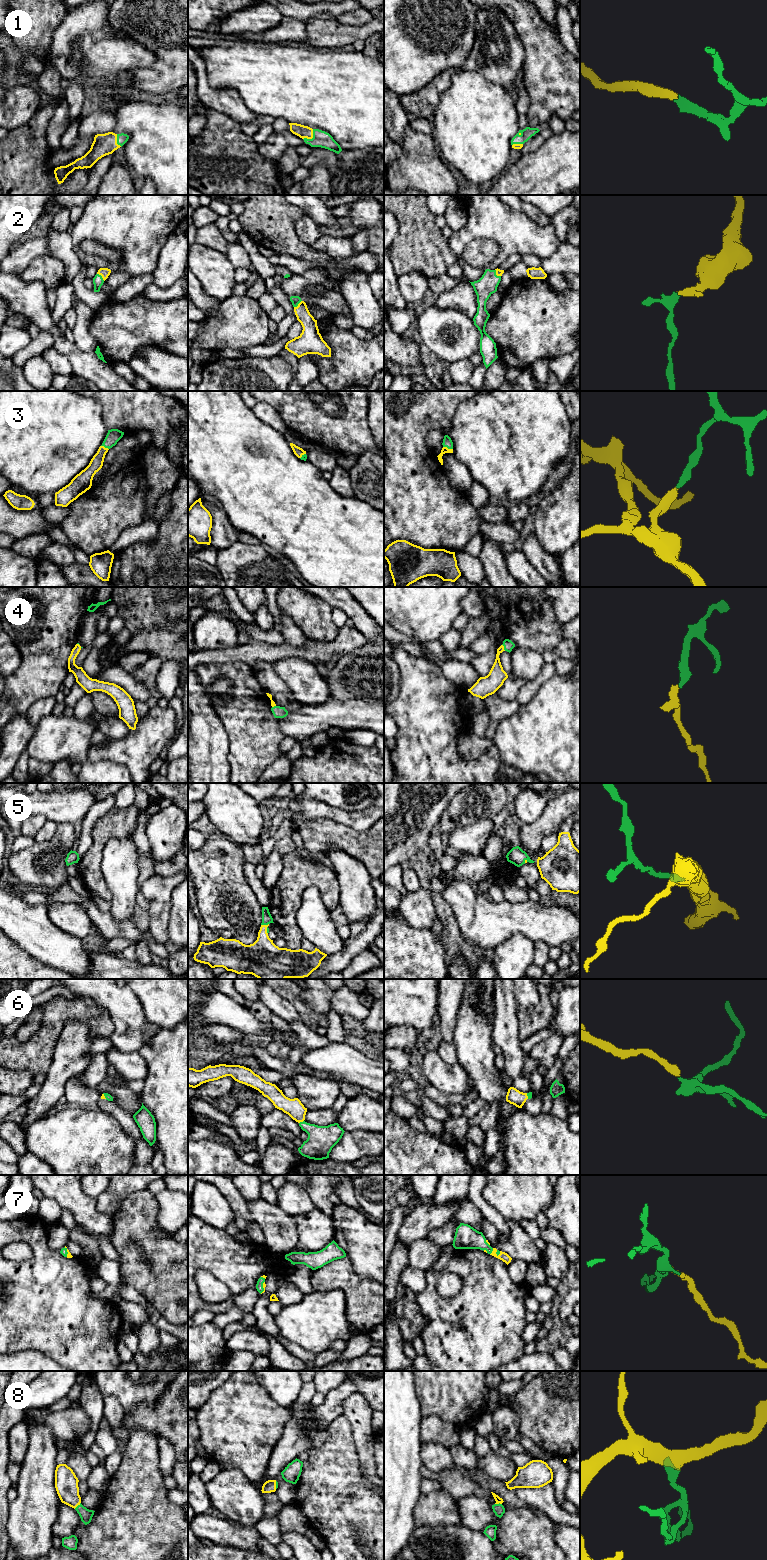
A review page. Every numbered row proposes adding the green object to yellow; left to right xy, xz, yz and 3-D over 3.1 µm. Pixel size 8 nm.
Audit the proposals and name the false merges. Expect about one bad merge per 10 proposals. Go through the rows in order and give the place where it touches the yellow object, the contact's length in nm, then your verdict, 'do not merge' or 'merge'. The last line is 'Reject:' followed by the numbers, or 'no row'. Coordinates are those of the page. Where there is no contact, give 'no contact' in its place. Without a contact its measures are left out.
1: contact xz (311, 138); length 120 nm; merge
2: contact xy (101, 275); length 90 nm; merge
3: contact yz (447, 448); length 80 nm; merge
4: contact yz (503, 647); length 60 nm; merge
5: contact xz (267, 926); length 90 nm; merge
6: contact xz (301, 1121); length 50 nm; merge
7: contact yz (492, 1251); length 60 nm; merge
8: contact xy (77, 1505); length 80 nm; merge
Reject: no row

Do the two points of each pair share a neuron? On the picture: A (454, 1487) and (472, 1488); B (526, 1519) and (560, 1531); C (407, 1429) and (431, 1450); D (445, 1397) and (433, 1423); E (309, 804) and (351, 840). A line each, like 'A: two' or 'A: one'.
A: one
B: two
C: two
D: two
E: two

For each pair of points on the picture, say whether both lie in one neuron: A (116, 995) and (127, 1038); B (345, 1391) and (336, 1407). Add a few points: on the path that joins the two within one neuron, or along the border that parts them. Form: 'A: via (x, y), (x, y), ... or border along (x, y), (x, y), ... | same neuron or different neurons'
A: via (123, 1006), (123, 1027) | same neuron
B: via (341, 1395), (336, 1400), (336, 1403) | same neuron

